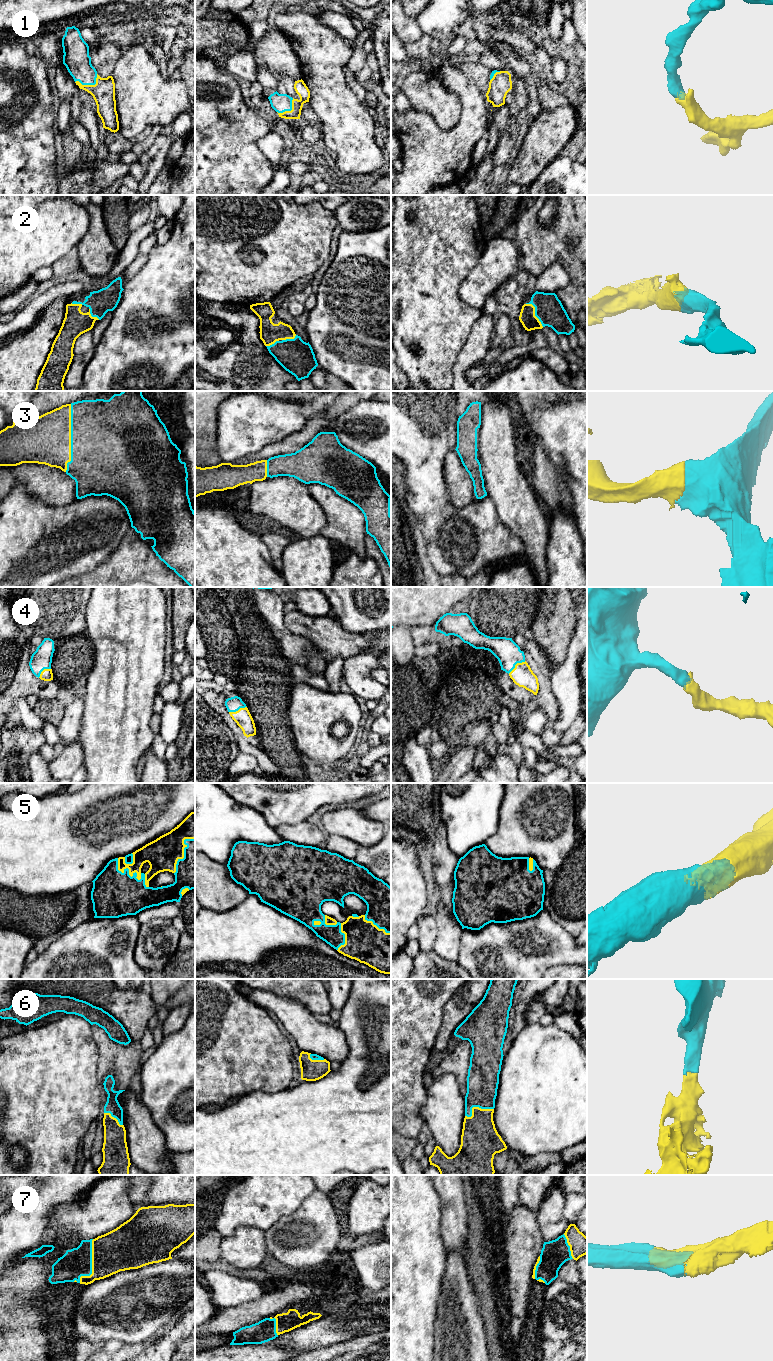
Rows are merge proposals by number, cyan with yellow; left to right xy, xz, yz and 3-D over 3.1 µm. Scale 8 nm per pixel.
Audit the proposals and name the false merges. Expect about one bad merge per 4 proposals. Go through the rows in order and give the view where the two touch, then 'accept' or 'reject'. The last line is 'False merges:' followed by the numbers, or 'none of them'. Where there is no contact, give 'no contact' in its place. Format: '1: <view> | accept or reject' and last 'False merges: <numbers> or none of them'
1: xy | accept
2: yz | accept
3: xy | accept
4: yz | accept
5: xy | accept
6: yz | accept
7: xy | accept
False merges: none of them

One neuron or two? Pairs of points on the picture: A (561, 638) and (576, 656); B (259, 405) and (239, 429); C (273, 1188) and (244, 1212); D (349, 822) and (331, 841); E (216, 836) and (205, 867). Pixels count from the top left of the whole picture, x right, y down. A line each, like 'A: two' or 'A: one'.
A: two
B: one
C: one
D: two
E: two

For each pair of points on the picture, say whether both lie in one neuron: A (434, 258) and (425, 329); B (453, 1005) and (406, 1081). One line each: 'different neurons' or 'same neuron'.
A: same neuron
B: different neurons

